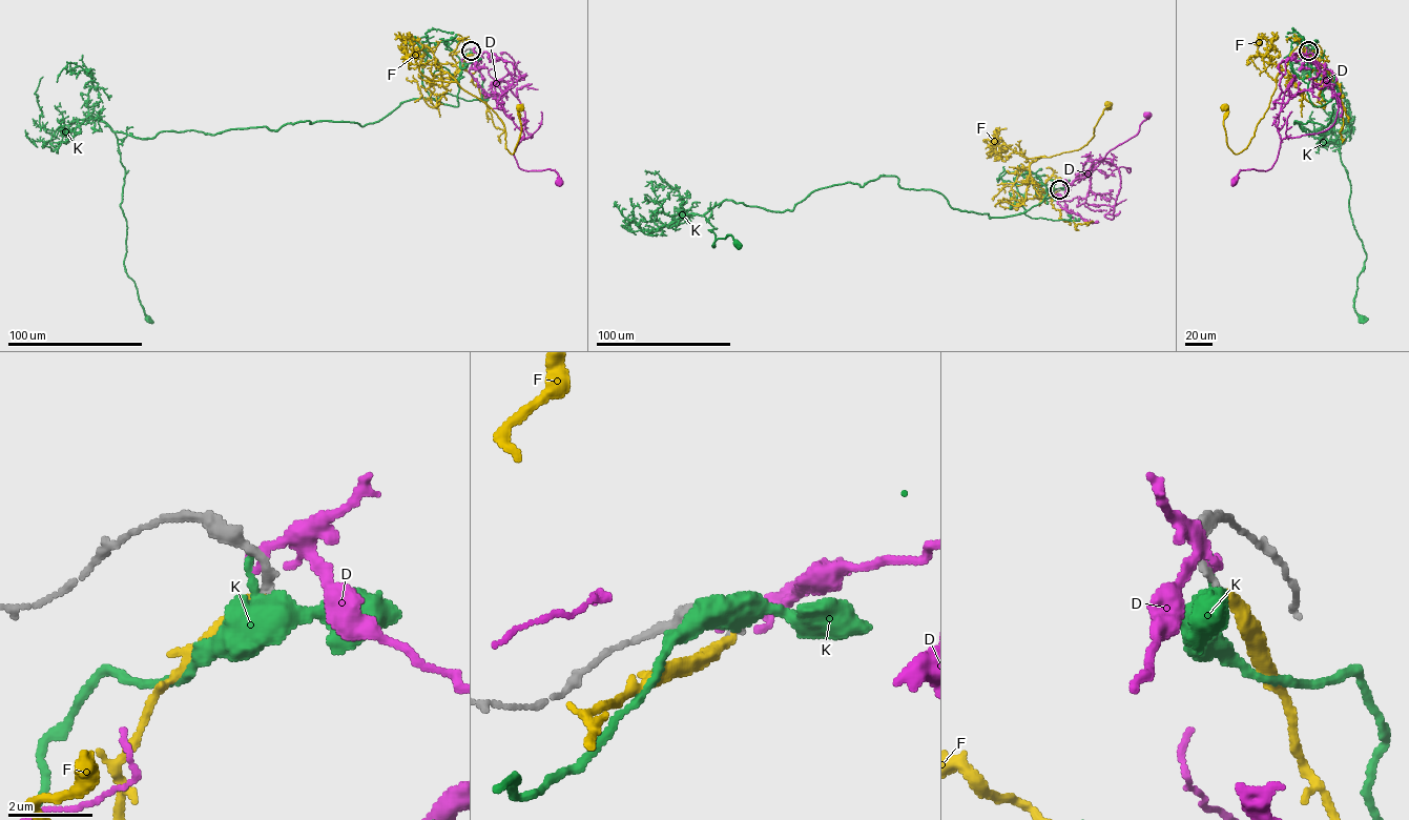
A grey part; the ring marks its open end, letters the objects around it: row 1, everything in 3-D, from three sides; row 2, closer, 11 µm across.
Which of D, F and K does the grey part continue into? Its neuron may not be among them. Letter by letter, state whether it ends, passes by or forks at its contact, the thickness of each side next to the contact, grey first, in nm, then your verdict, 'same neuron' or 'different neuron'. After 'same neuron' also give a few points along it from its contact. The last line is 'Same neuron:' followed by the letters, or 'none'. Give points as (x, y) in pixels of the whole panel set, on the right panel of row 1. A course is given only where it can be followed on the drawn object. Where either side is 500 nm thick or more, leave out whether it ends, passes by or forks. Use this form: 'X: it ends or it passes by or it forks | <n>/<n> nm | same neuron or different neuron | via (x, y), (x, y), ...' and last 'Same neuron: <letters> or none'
D: it ends | 280/220 nm | different neuron
F: it ends | 200/280 nm | same neuron | via (1308, 50), (1318, 67), (1305, 78), (1283, 70), (1278, 75), (1267, 109), (1238, 154), (1226, 143), (1224, 107)
K: it ends | 240/440 nm | different neuron
Same neuron: F

